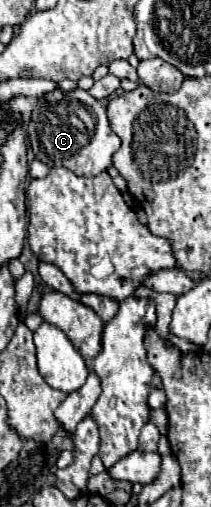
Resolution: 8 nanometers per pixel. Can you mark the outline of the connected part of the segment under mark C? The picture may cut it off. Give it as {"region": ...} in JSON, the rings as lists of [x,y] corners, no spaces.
{"region":[[[83,89],[69,93],[51,91],[33,109],[29,121],[29,143],[37,159],[49,167],[67,167],[75,175],[97,175],[111,167],[113,153],[121,147],[121,139],[109,127],[105,107]]]}

